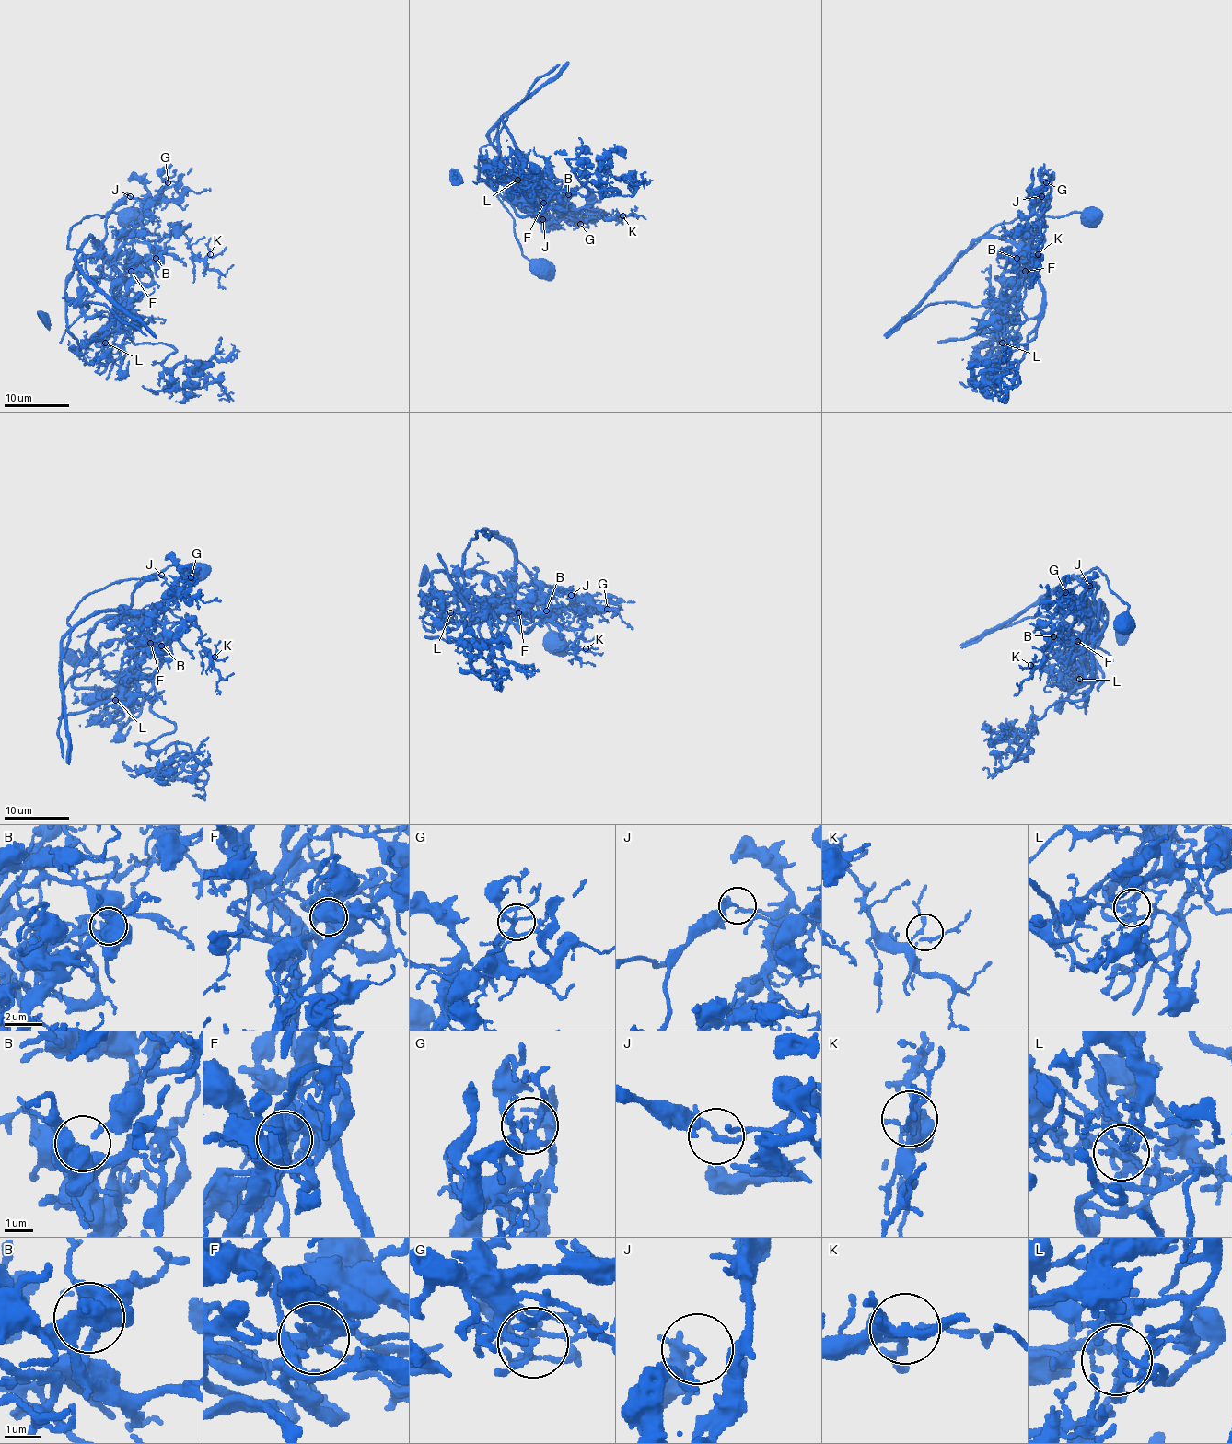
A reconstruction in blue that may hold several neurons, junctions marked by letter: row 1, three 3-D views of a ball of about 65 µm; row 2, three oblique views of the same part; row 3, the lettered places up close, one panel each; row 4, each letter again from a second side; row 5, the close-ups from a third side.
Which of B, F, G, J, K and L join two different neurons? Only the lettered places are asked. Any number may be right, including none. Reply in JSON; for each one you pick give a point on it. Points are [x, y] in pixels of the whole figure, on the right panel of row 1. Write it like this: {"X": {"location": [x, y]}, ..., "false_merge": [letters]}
{"F": {"location": [1025, 271]}, "J": {"location": [1041, 196]}, "false_merge": ["F", "J"]}

